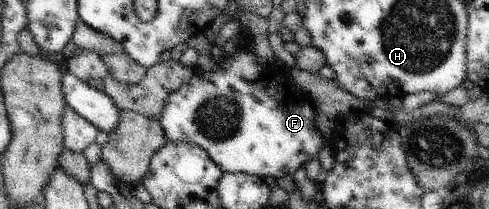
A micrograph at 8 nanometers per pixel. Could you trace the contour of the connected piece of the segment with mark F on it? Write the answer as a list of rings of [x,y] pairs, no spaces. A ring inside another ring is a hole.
[[[220,45],[211,50],[211,57],[218,61],[218,69],[210,73],[196,70],[188,83],[169,95],[158,119],[167,141],[196,143],[223,172],[251,174],[263,179],[293,177],[295,171],[313,161],[324,145],[324,137],[315,125],[316,104],[307,95],[296,96],[274,62],[260,65],[251,49],[239,48],[231,56],[221,53]]]

